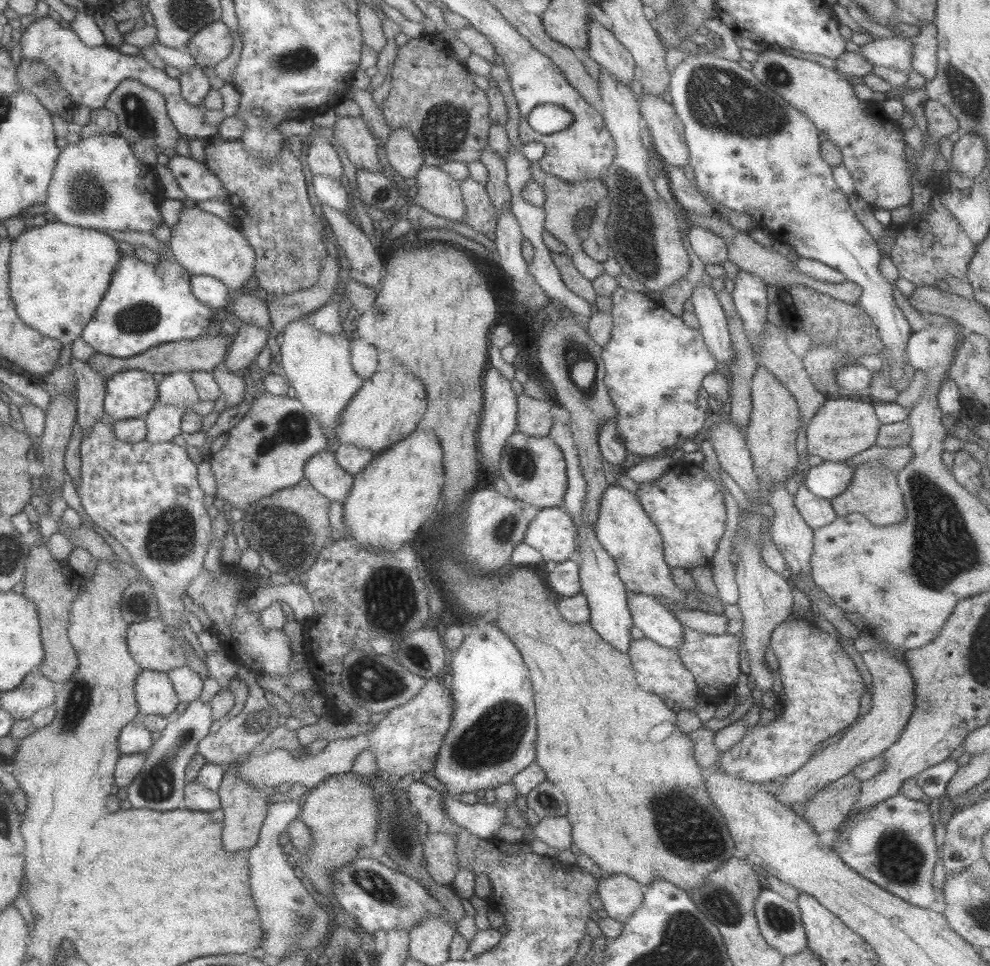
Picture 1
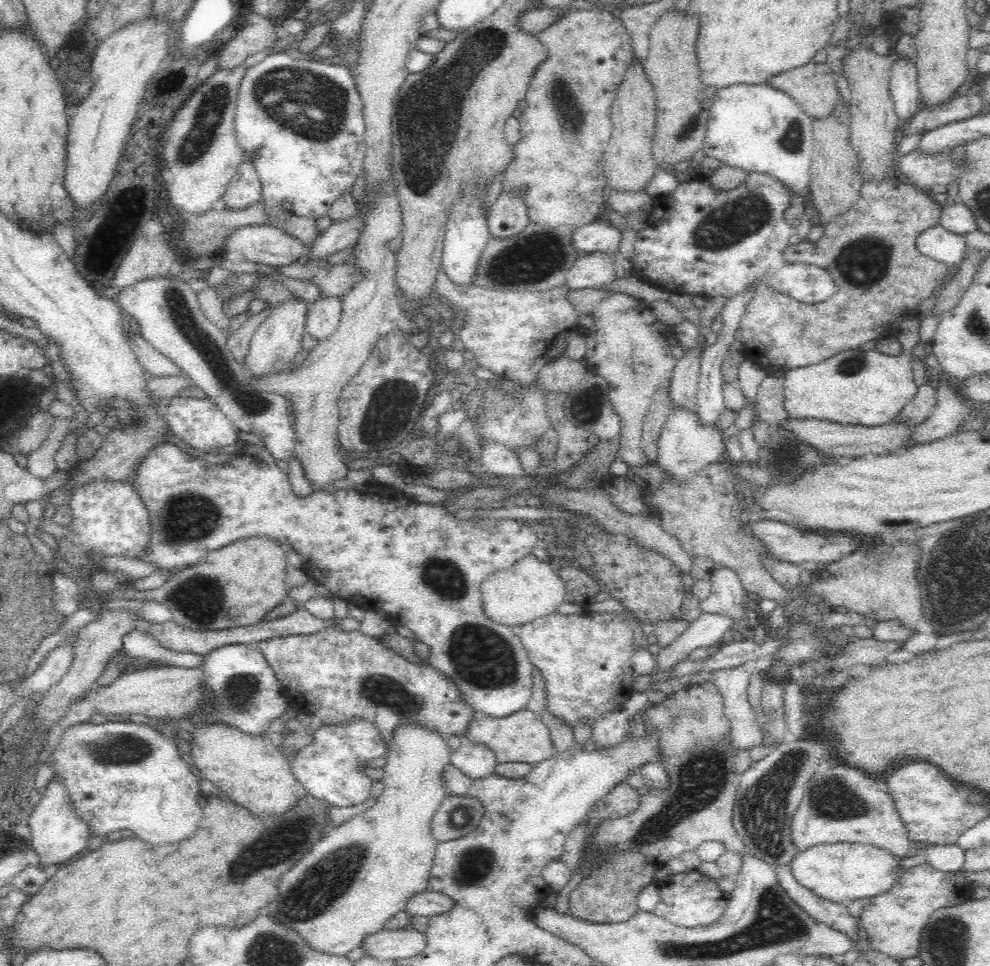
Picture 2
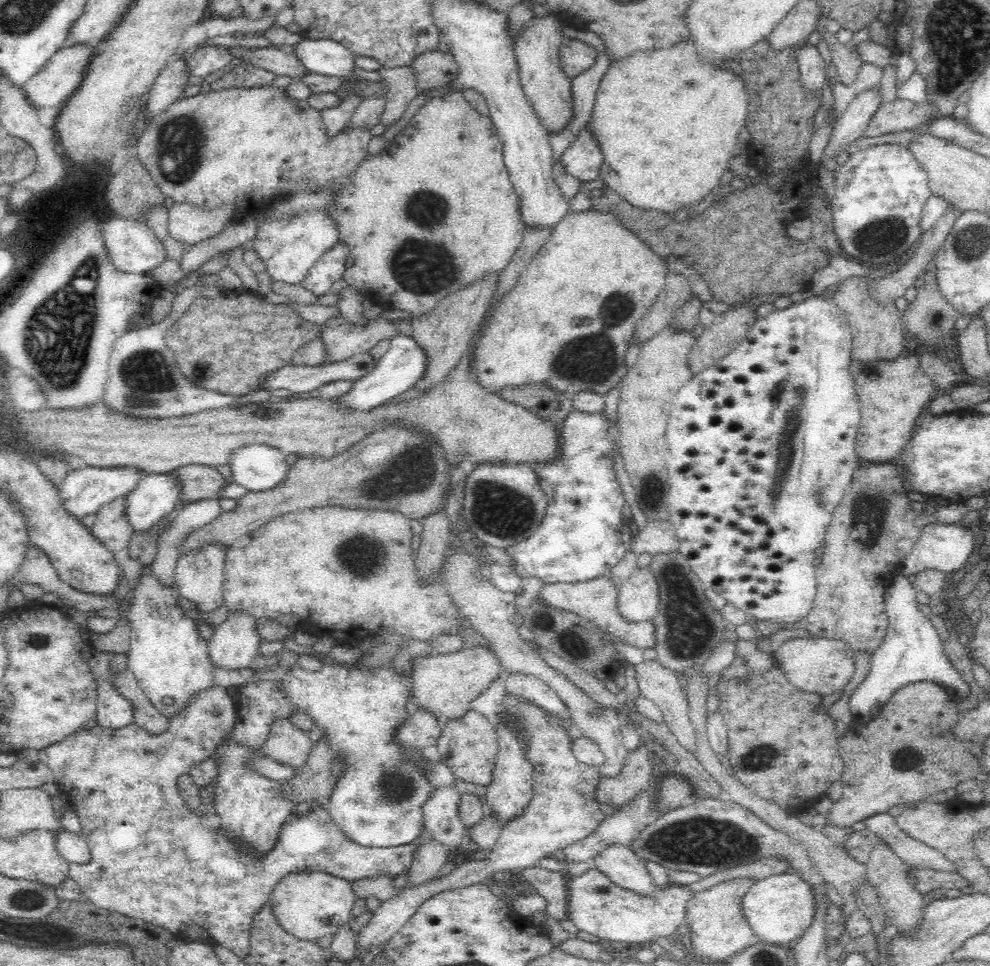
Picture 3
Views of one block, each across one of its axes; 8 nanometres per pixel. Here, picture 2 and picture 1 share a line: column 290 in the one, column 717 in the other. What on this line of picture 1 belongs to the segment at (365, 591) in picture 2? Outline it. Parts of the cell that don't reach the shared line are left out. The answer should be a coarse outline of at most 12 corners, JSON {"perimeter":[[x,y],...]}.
{"perimeter":[[682,460],[636,494],[668,567],[712,565],[726,530],[720,487]]}

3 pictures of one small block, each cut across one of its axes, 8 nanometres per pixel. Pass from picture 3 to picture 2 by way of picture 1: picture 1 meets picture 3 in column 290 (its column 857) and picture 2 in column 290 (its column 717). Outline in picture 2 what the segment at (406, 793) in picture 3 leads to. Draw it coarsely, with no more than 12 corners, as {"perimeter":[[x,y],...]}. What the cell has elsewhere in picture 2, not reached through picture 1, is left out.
{"perimeter":[[354,718],[322,724],[290,762],[303,791],[331,806],[370,798],[362,768],[388,752]]}

